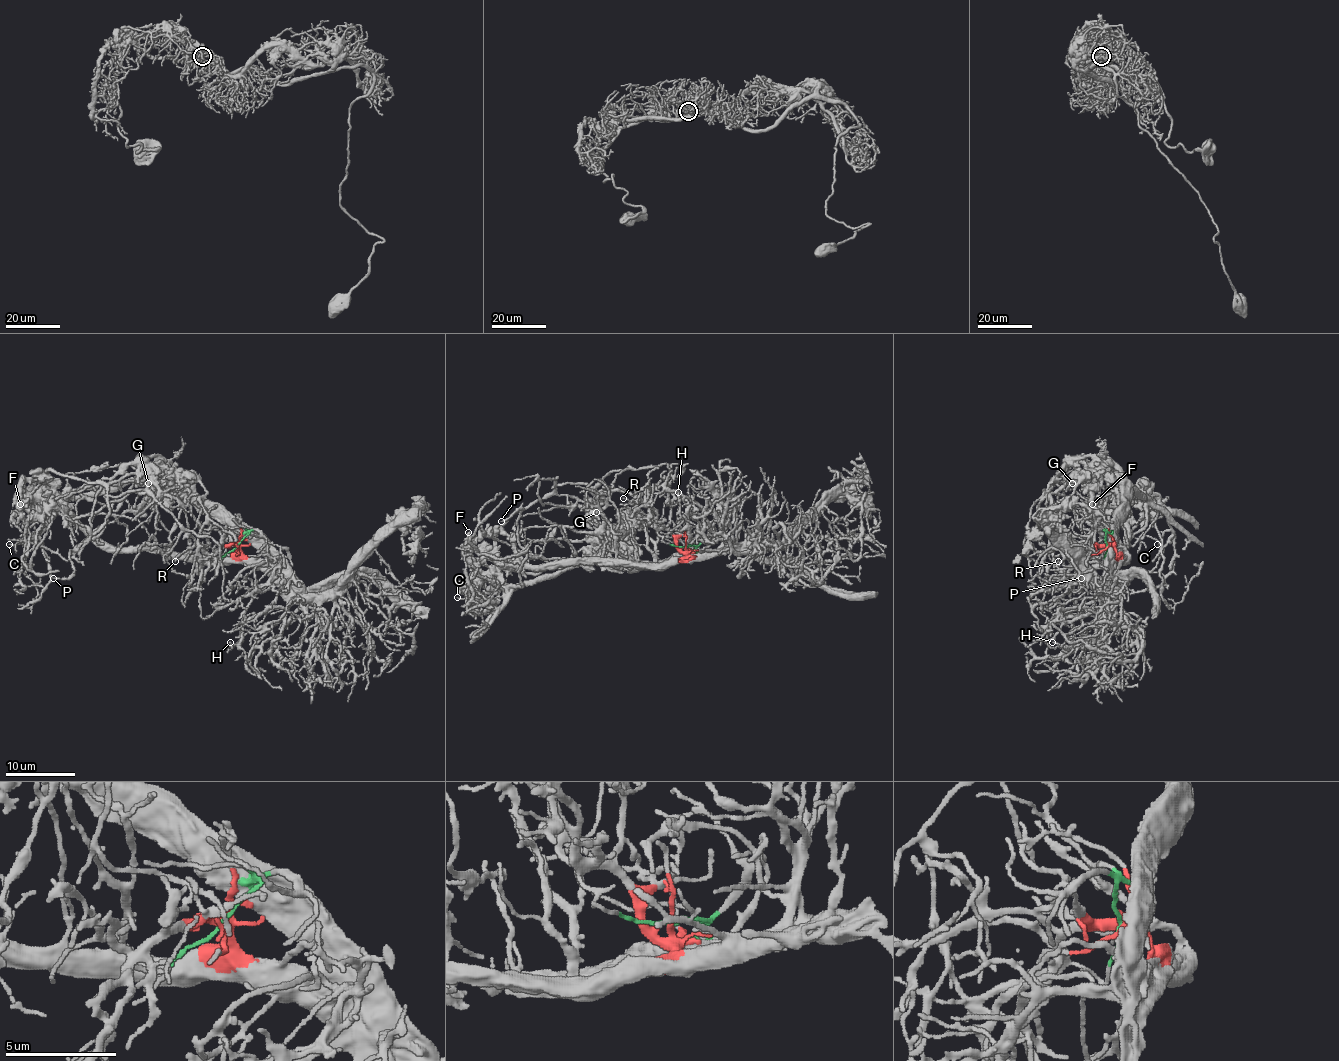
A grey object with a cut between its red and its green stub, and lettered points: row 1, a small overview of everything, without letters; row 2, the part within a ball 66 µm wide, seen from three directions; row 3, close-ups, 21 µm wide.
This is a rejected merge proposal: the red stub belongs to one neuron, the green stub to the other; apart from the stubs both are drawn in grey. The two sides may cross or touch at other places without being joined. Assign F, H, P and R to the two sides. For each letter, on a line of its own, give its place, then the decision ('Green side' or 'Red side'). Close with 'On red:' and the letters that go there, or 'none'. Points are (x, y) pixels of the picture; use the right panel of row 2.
F: Place: (1092, 504). Red side
H: Place: (1052, 642). Red side
P: Place: (1081, 578). Red side
R: Place: (1058, 561). Red side
On red: F, H, P, R

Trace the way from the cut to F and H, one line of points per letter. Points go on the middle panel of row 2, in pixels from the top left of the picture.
F: (686, 547), (684, 558), (663, 563), (514, 565), (495, 563), (486, 556), (474, 558), (469, 551), (467, 532)
H: (686, 547), (691, 556), (715, 556), (718, 551), (696, 551), (689, 525), (680, 514), (679, 492)

